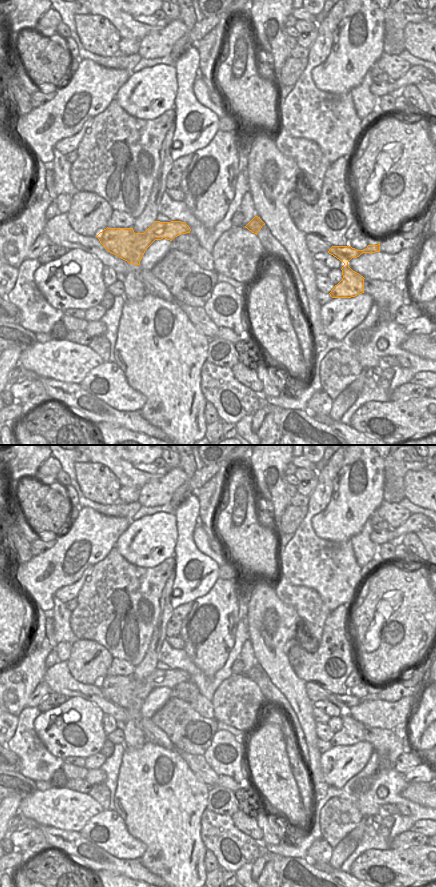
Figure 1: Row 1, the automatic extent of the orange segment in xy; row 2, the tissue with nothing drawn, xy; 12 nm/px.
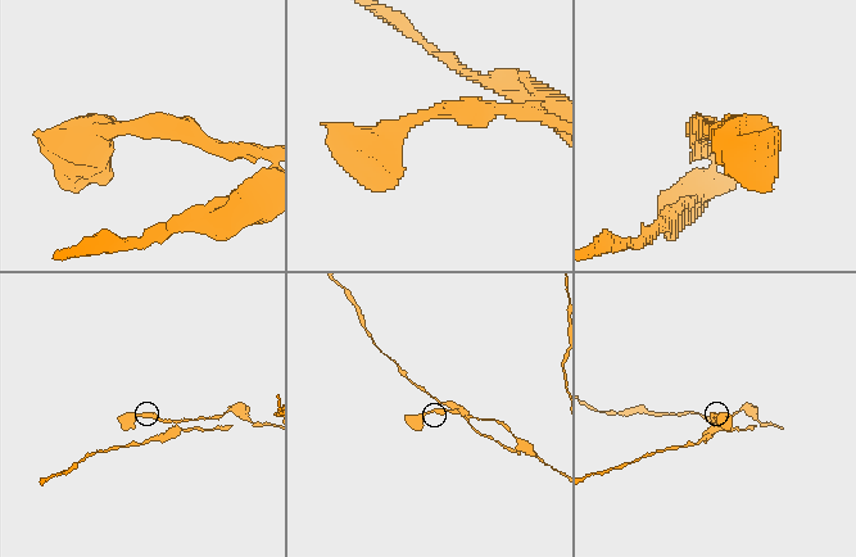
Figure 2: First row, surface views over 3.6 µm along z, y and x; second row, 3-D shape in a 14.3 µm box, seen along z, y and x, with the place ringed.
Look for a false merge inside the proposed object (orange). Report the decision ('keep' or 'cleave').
cleave

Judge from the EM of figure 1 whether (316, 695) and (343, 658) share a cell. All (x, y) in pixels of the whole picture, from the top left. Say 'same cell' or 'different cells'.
different cells

